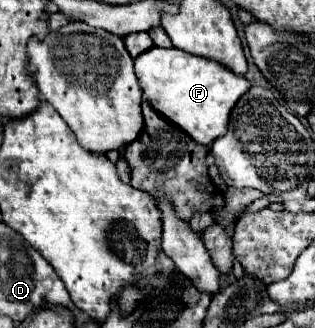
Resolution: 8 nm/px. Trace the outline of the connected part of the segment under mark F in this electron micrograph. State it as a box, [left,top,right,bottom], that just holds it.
[135,46,251,146]

